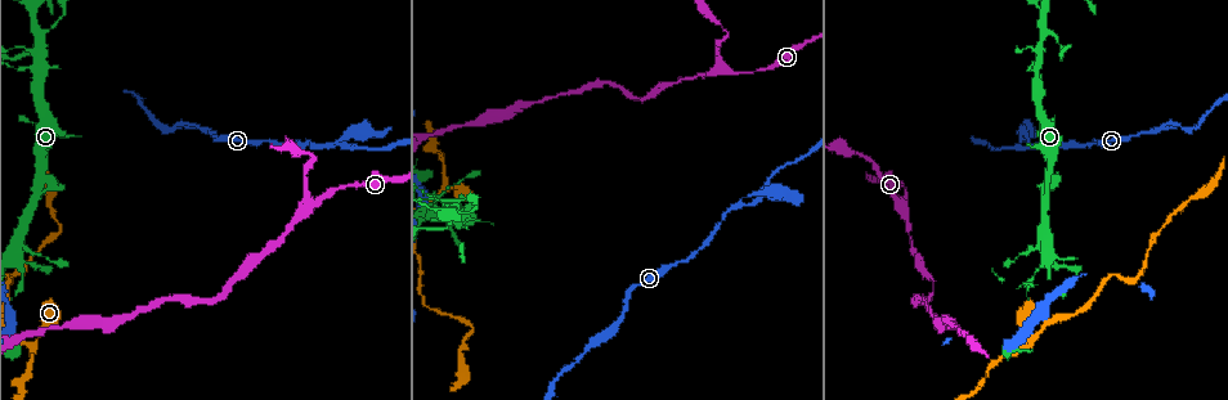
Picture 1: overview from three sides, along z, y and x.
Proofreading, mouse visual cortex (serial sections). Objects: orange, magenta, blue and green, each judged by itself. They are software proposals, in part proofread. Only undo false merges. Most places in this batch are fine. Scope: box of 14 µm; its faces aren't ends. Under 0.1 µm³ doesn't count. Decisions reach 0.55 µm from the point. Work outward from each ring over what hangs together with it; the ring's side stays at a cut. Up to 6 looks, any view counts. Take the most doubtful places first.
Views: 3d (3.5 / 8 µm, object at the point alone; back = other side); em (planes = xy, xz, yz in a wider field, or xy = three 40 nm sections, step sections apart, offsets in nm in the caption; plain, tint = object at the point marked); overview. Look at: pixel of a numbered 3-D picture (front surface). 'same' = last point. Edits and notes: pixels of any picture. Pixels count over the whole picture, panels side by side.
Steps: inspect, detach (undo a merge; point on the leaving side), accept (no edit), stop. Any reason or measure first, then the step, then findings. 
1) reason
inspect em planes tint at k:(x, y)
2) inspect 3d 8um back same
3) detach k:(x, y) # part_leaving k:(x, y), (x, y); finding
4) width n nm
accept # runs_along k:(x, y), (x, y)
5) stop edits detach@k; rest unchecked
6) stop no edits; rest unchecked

arms run side by side
inspect 3d 3.5um back at 1:(328, 144)

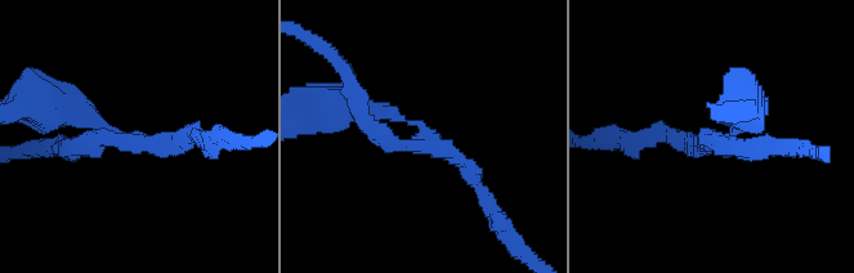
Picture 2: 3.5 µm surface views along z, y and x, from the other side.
arms 3; arm_widths 200, 200, 200 nm; now the EM
inspect em xy step 5 tint at 2:(709, 142)

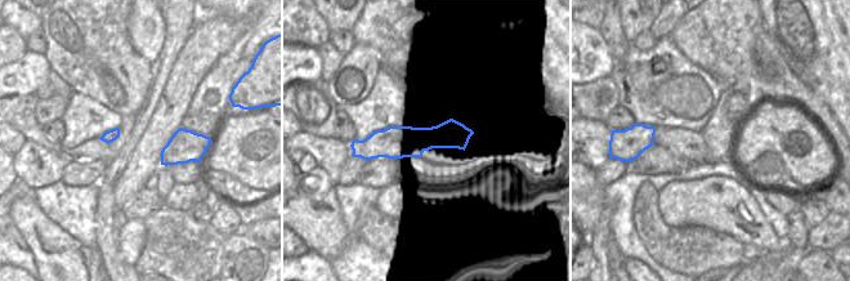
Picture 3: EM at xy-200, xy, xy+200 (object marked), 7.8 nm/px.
cut it another way
inspect em planes tint same

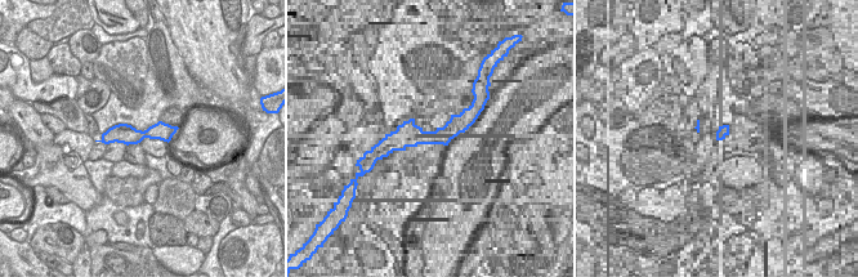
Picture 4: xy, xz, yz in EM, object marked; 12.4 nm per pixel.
accept # runs_along 4:(173, 129), (112, 134), (104, 139); one cell here

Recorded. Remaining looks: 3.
inspect 3d 3.5um at 1:(39, 33)

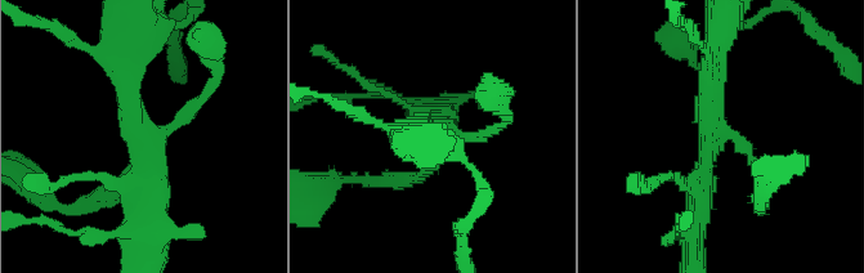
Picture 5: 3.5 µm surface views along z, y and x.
accept # runs_along 5:(147, 222), (126, 63); continuous, no second cell

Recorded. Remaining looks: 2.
three-way junction
inspect 3d 8um at 1:(1022, 348)

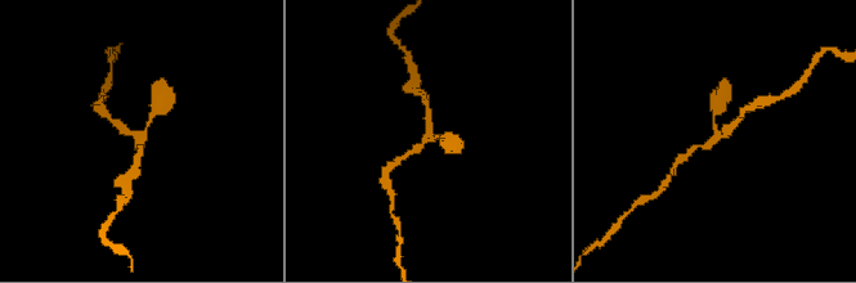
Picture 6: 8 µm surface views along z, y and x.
zoom in
inspect 3d 3.5um at 6:(715, 135)

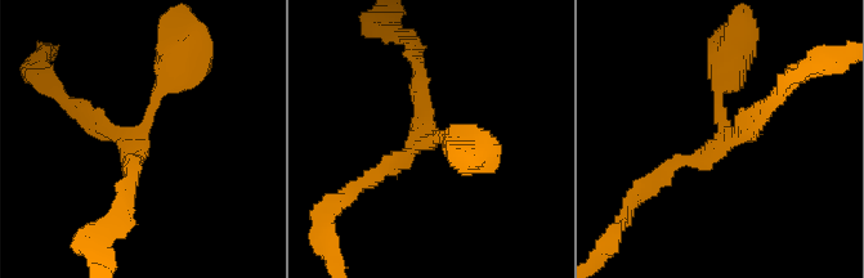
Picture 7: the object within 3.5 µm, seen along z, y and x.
arm_widths 200, 200, 400 nm
accept # runs_along 7:(177, 62), (129, 138), (74, 106); one cell here

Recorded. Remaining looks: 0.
stop no edits; rest unchecked

